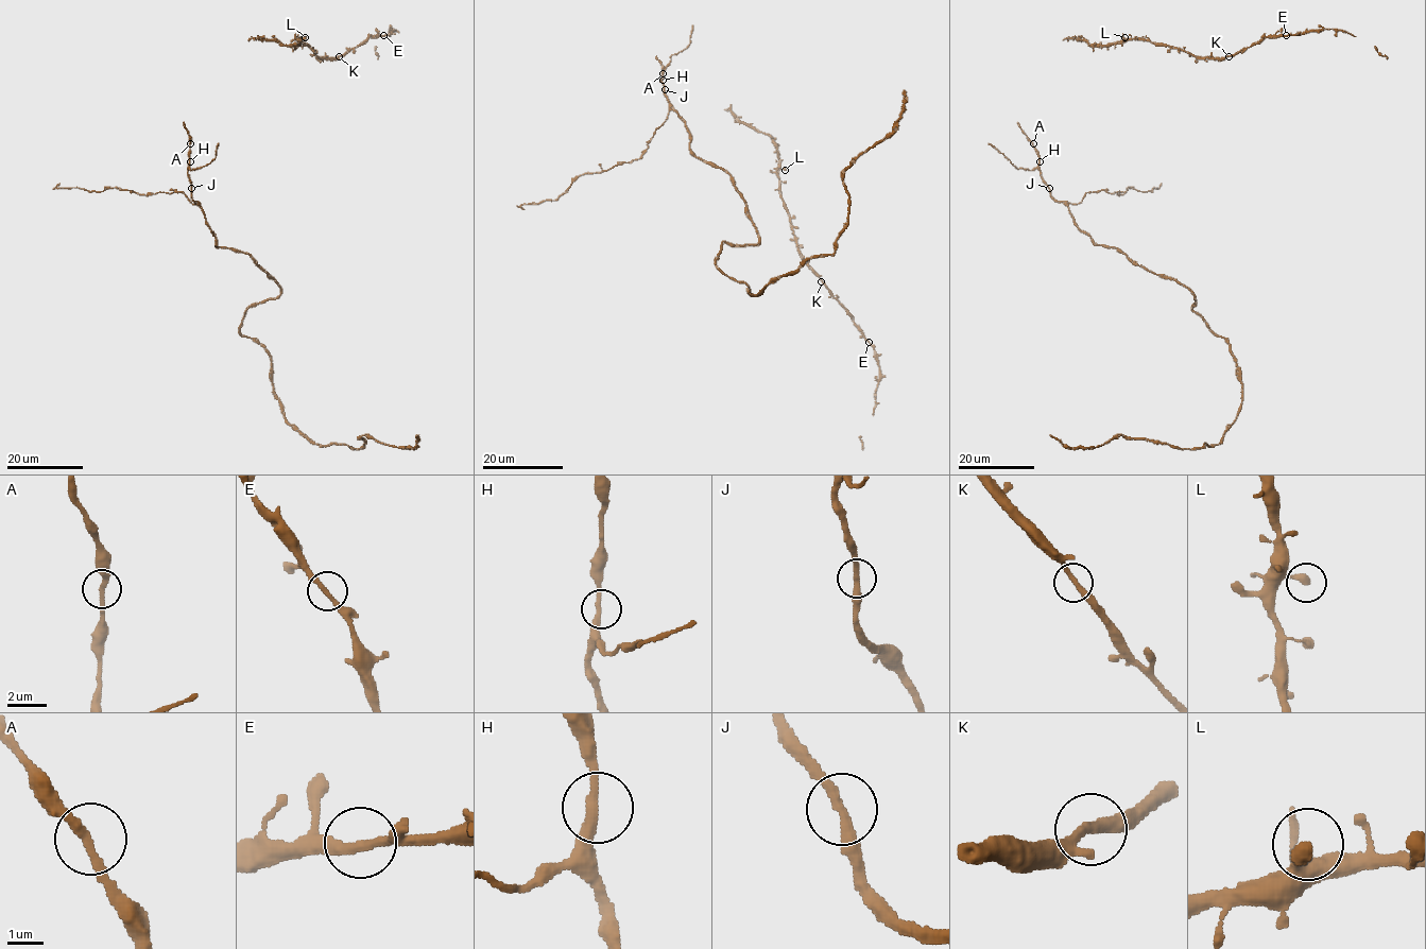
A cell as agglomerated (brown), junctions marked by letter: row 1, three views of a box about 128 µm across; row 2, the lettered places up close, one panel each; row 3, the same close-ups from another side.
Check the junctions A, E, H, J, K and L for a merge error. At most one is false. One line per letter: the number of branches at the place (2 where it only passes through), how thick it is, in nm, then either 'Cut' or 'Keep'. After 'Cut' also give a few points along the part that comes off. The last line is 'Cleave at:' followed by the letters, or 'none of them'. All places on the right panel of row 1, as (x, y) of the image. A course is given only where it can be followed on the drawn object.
A: Branches: 2. Thickness 280 nm. Keep
E: Branches: 2. Thickness 260 nm. Keep
H: Branches: 2. Thickness 280 nm. Keep
J: Branches: 2. Thickness 280 nm. Keep
K: Branches: 2. Thickness 280 nm. Keep
L: Branches: 1. Thickness 400 nm. Keep
Cleave at: none of them

